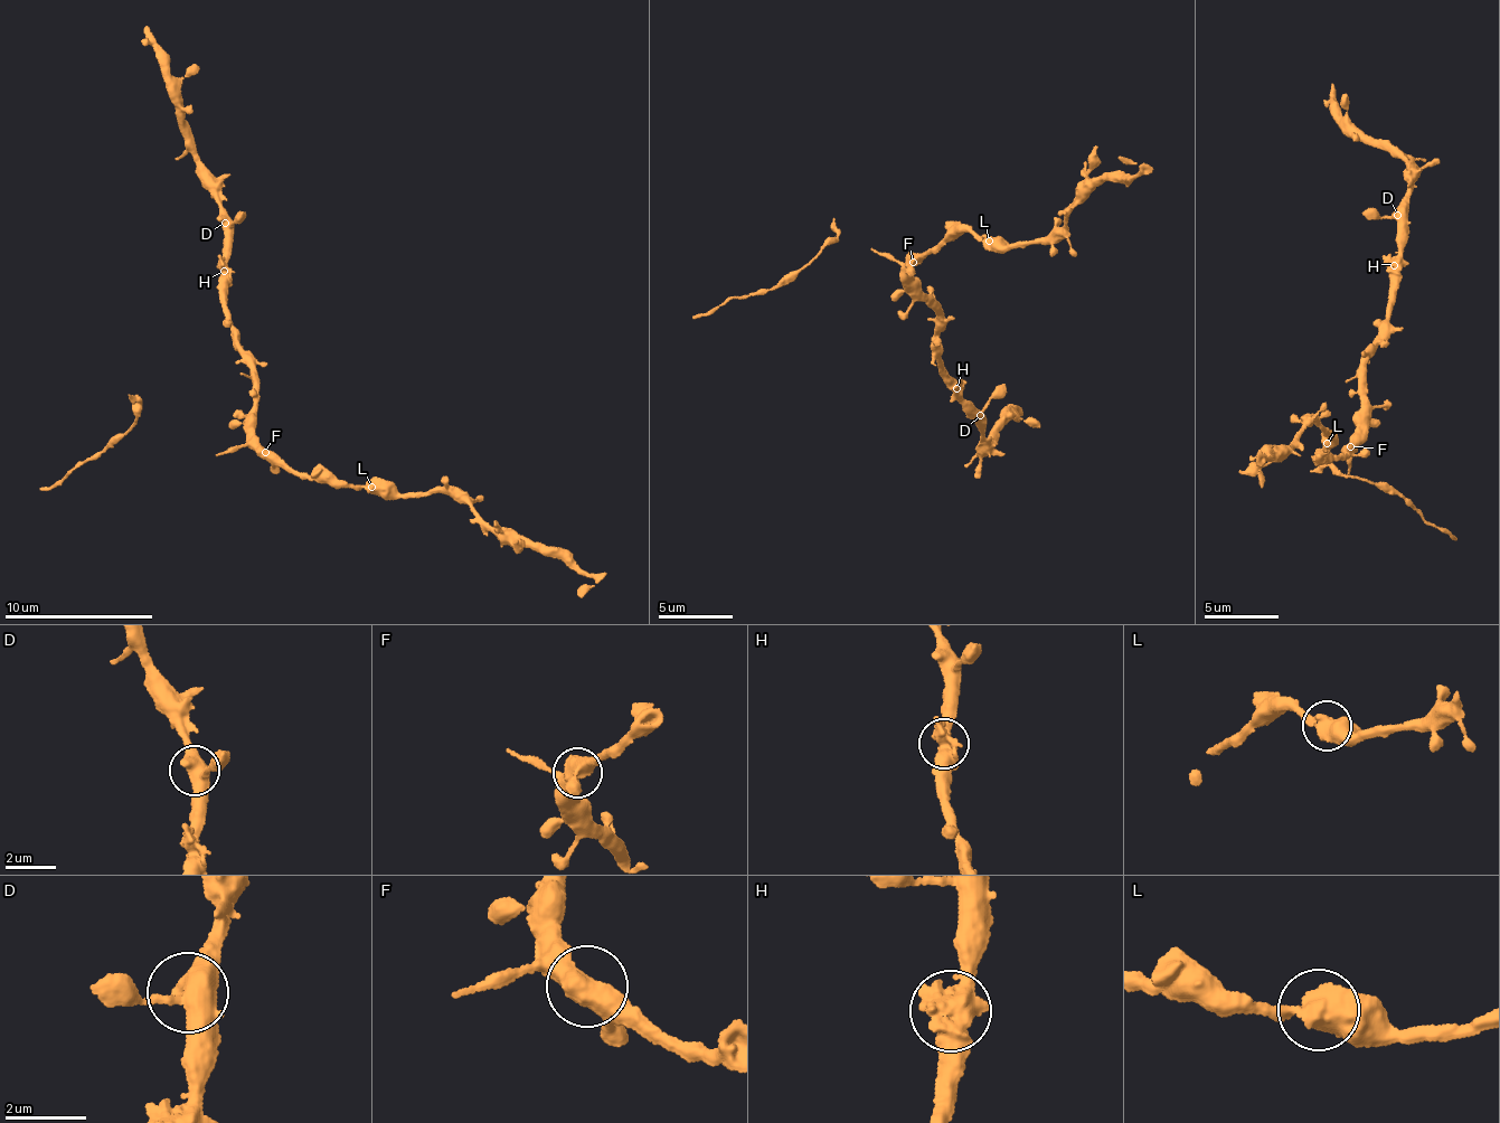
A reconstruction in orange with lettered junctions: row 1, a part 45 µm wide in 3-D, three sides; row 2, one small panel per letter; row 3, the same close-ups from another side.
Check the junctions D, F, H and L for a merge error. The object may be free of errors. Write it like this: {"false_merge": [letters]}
{"false_merge": []}

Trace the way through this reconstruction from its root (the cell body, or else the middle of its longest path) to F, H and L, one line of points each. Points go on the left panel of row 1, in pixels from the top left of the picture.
F: (256, 420), (256, 445), (265, 452)
H: (256, 420), (254, 356), (241, 346), (238, 328), (228, 318), (227, 273), (224, 271)
L: (256, 420), (256, 445), (266, 453), (276, 454), (299, 472), (323, 471), (347, 487), (373, 487)

